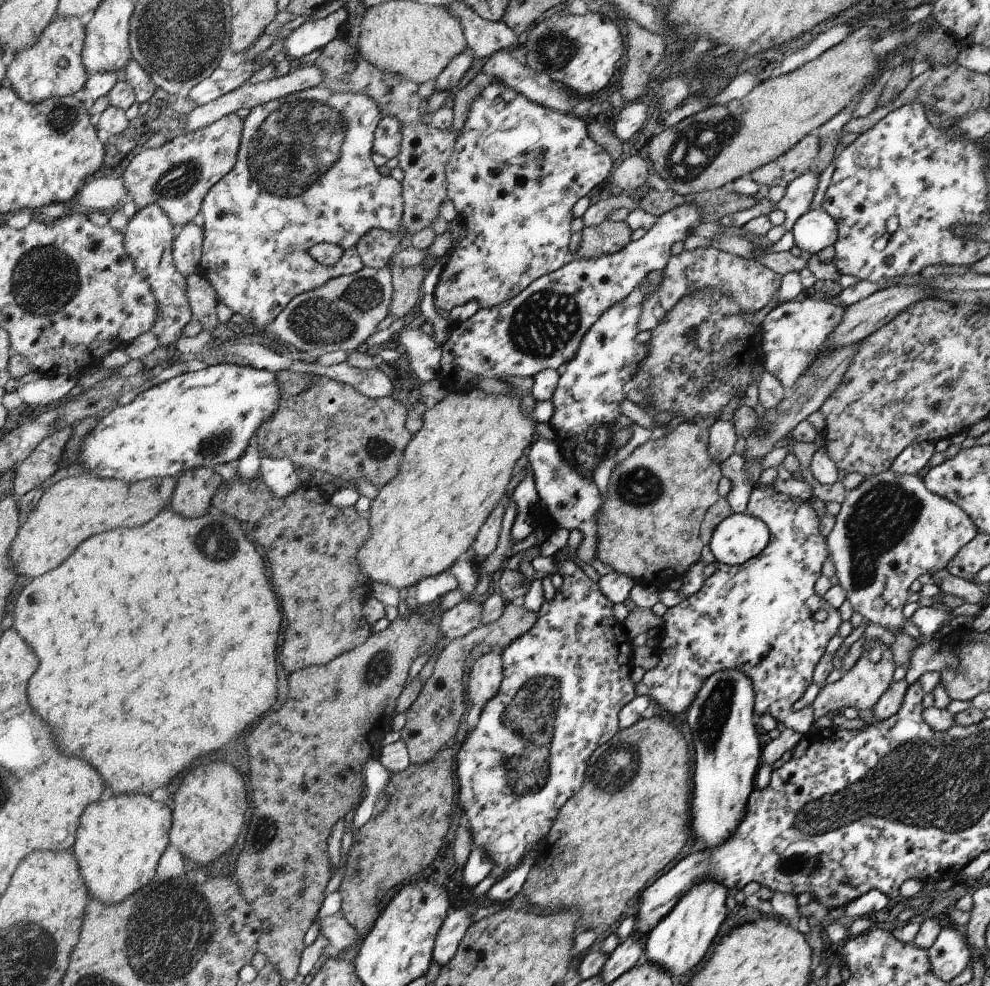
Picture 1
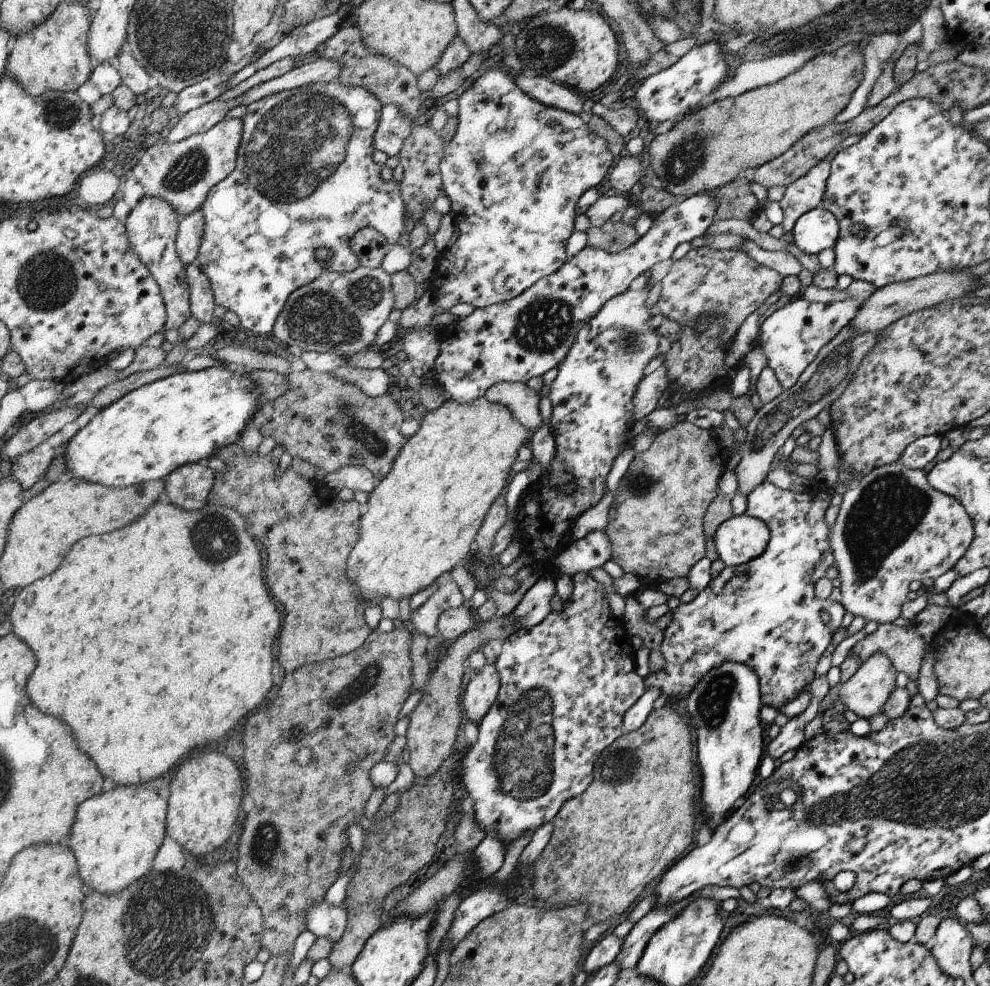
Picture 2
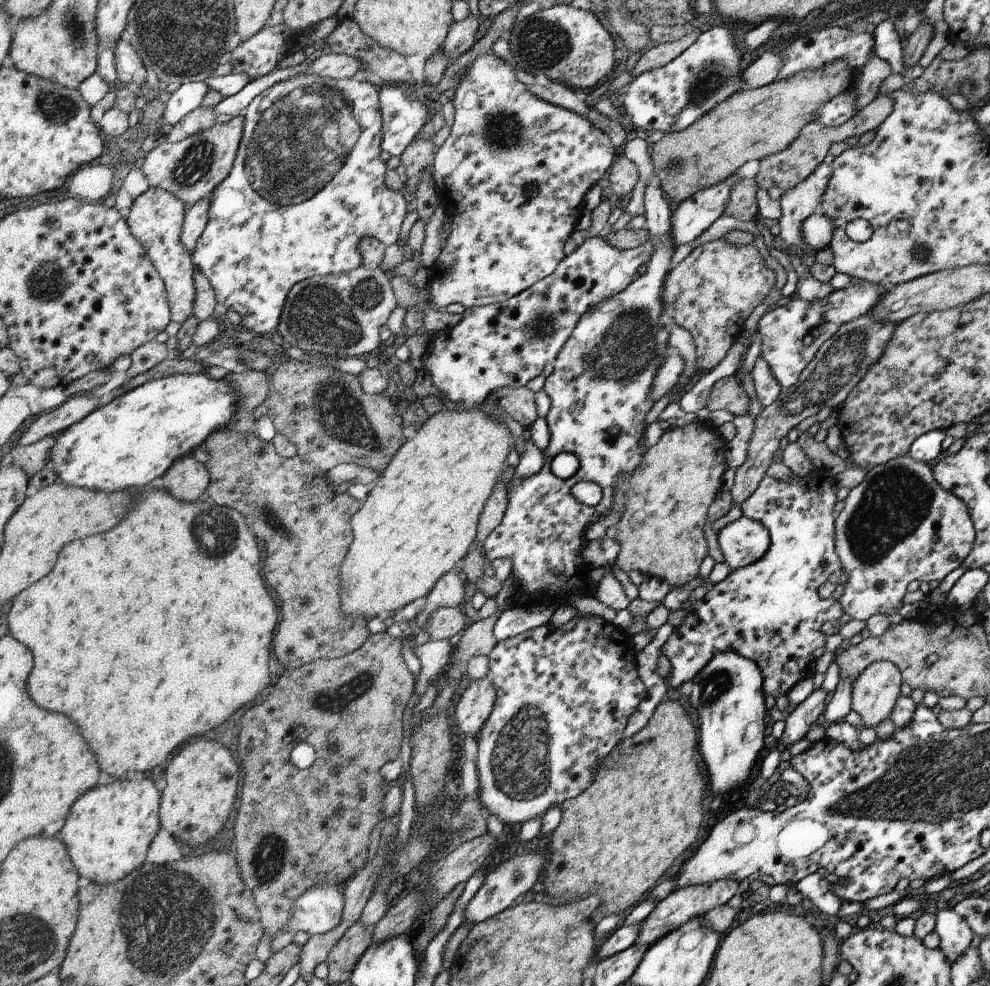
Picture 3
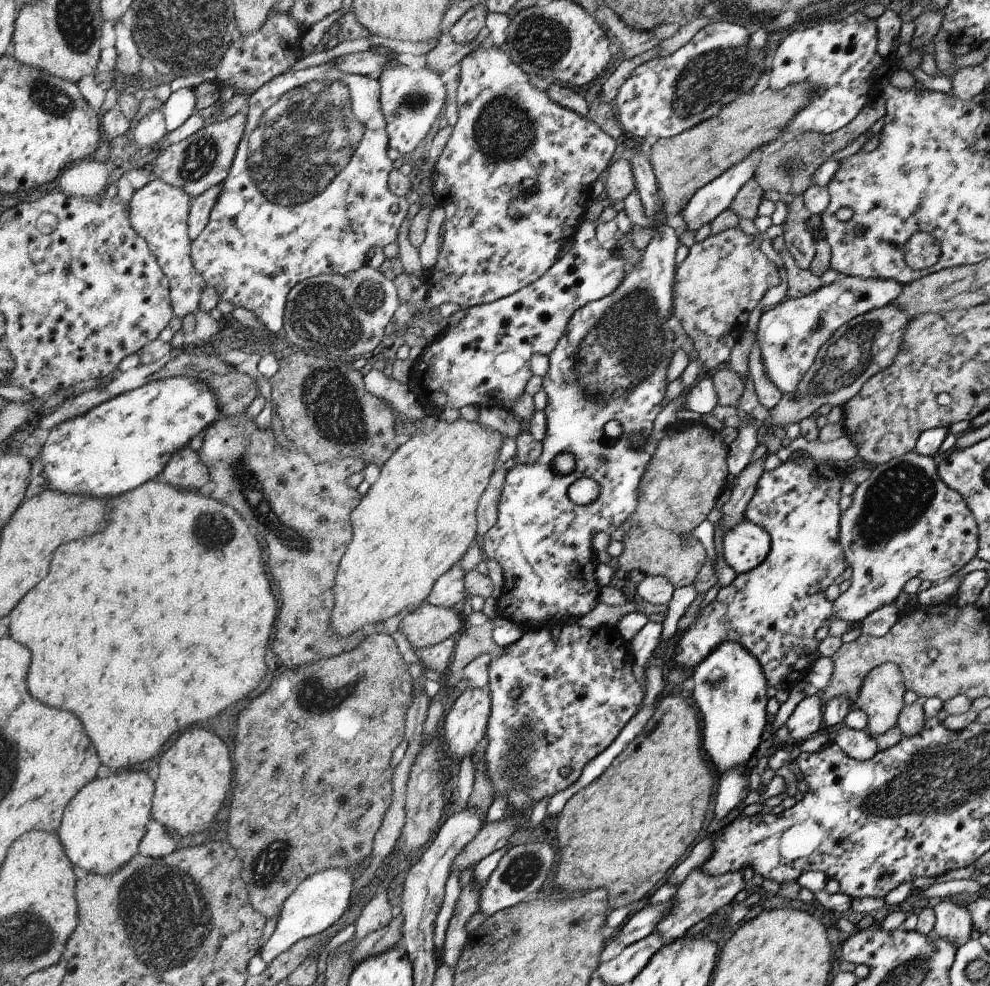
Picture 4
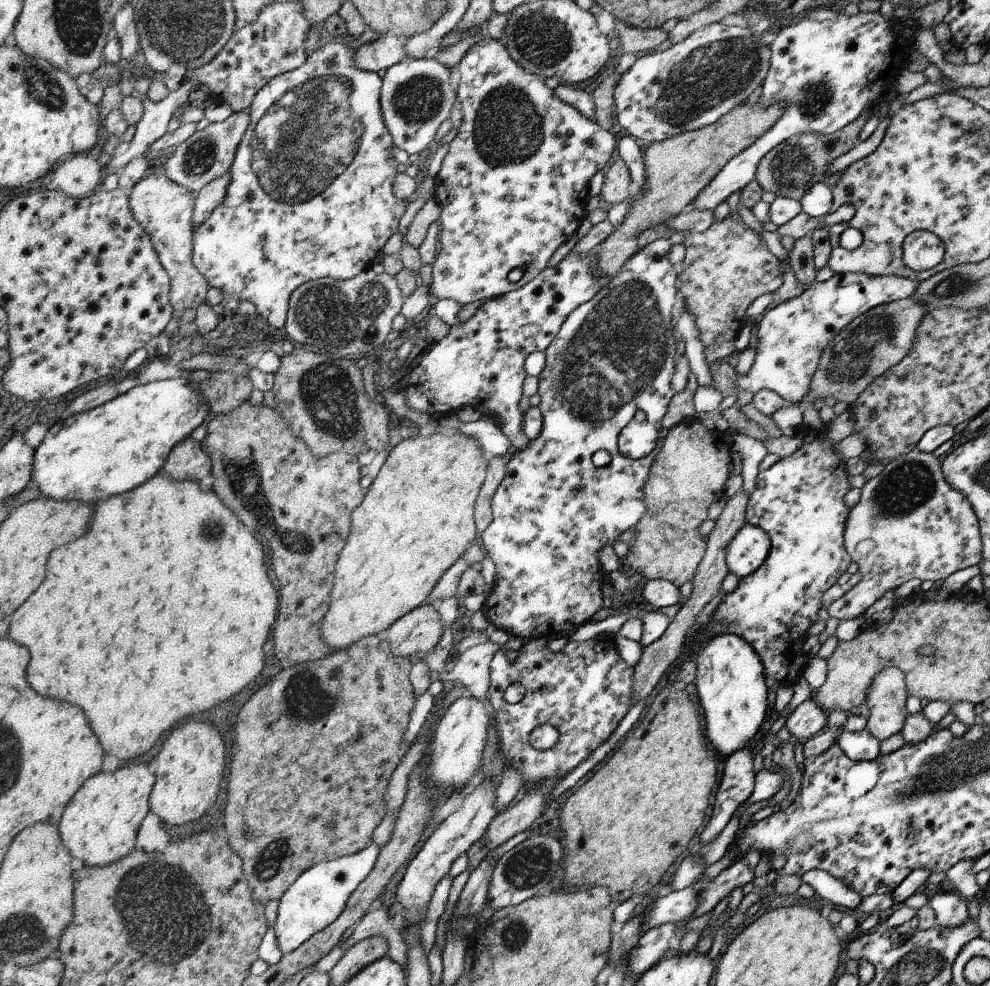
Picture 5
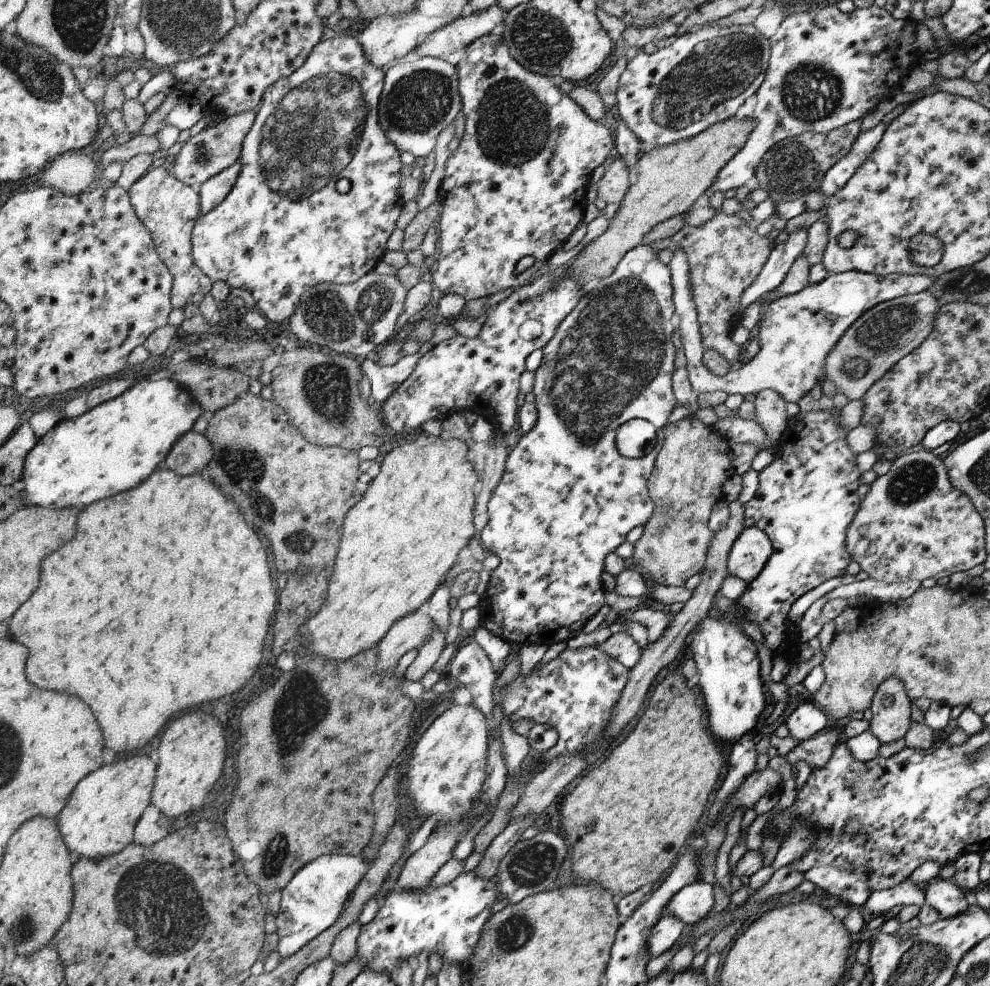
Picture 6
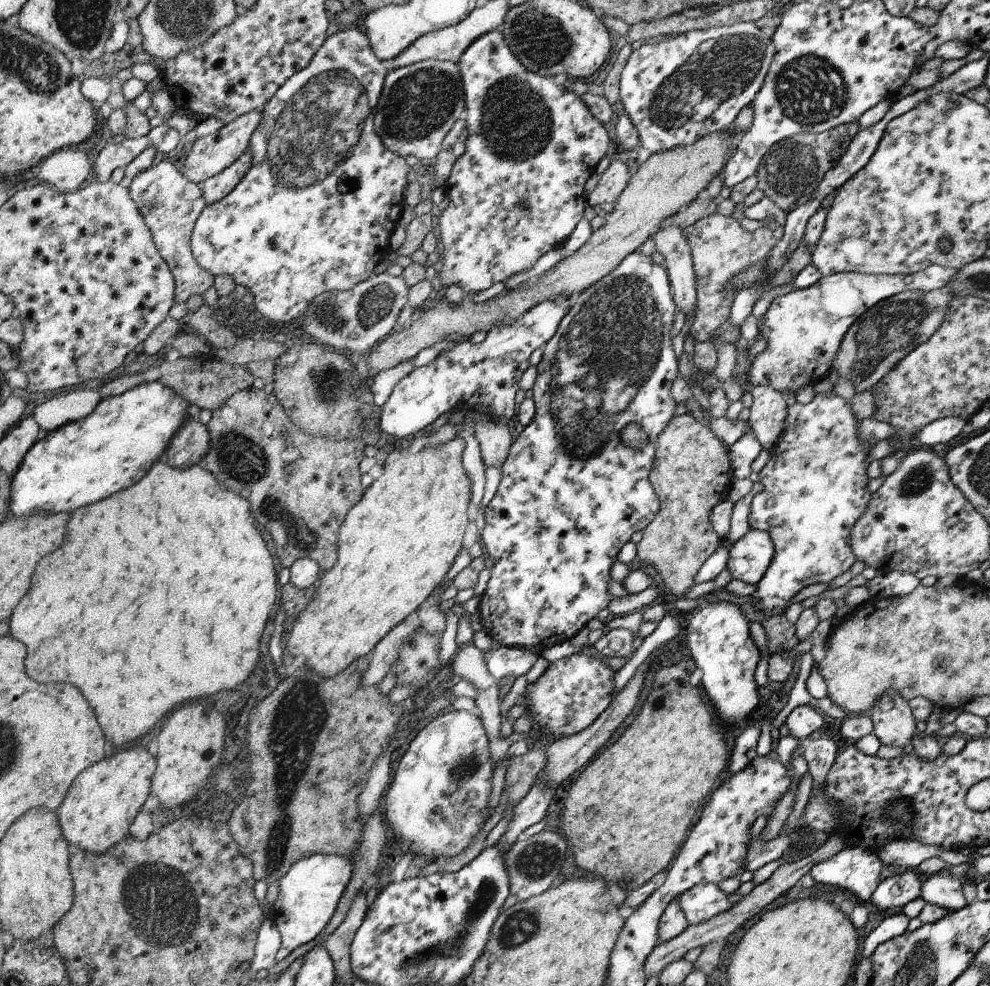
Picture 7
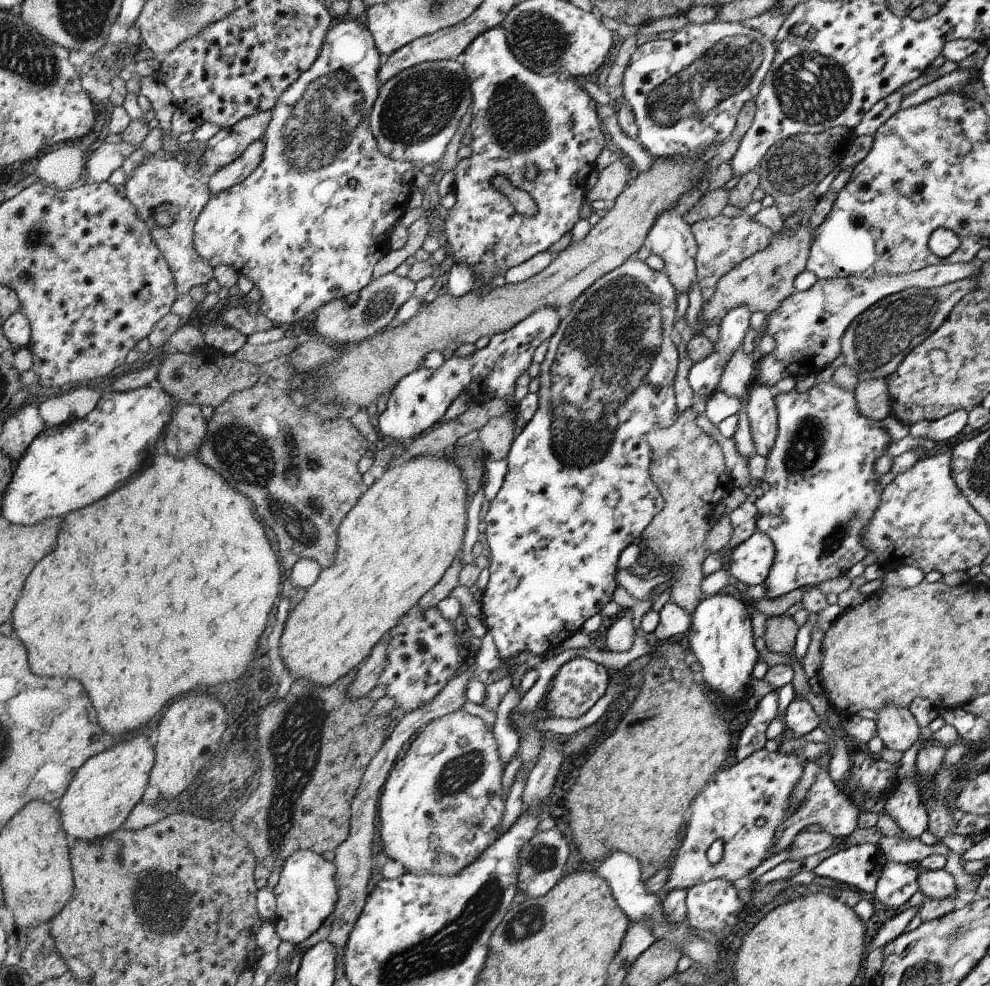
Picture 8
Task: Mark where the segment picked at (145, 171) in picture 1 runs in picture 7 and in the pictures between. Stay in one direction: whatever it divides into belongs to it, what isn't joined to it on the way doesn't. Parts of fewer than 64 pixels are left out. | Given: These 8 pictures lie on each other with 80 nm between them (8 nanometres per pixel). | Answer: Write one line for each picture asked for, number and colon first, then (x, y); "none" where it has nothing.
2: (183, 173)
3: (191, 169)
4: (203, 160)
5: (208, 154)
6: (215, 148)
7: (209, 155)

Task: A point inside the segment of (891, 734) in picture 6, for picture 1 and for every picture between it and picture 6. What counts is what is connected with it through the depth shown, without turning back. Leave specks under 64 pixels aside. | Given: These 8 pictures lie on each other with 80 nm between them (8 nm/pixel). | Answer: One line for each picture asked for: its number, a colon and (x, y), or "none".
1: (862, 687)
2: (866, 692)
3: (874, 693)
4: (881, 696)
5: (886, 698)

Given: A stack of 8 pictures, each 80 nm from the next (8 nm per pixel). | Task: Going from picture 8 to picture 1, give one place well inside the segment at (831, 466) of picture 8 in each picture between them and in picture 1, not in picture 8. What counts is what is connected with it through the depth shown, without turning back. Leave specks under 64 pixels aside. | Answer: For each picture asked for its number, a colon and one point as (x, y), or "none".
1: (758, 618)
2: (764, 614)
3: (769, 611)
4: (771, 610)
5: (799, 501)
6: (806, 500)
7: (811, 492)

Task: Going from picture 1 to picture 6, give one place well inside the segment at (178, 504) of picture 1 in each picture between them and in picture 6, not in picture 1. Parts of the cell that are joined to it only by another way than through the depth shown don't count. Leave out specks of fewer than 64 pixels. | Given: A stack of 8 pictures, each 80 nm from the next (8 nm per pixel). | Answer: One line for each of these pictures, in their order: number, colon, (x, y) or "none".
2: (188, 487)
3: (187, 479)
4: (186, 471)
5: (187, 462)
6: (192, 453)

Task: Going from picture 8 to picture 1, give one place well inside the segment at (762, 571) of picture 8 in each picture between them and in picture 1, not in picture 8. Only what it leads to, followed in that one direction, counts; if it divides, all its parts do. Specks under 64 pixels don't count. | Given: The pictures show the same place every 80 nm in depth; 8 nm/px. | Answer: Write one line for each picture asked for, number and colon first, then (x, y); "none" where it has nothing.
1: (739, 537)
2: (740, 539)
3: (744, 541)
4: (745, 546)
5: (750, 548)
6: (751, 552)
7: (749, 557)

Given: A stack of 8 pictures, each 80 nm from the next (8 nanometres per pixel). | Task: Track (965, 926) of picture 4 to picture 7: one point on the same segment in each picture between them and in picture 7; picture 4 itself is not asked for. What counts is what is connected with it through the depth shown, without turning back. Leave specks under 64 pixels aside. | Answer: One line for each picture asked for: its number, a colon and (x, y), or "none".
5: (951, 911)
6: (949, 900)
7: (940, 889)

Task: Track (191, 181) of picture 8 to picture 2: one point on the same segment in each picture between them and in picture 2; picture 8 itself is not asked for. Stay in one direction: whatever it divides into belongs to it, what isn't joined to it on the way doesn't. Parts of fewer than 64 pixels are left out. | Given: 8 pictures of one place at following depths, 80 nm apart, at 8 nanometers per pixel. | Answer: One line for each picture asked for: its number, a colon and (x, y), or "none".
2: (153, 225)
3: (157, 216)
4: (159, 212)
5: (164, 209)
6: (169, 208)
7: (171, 203)

